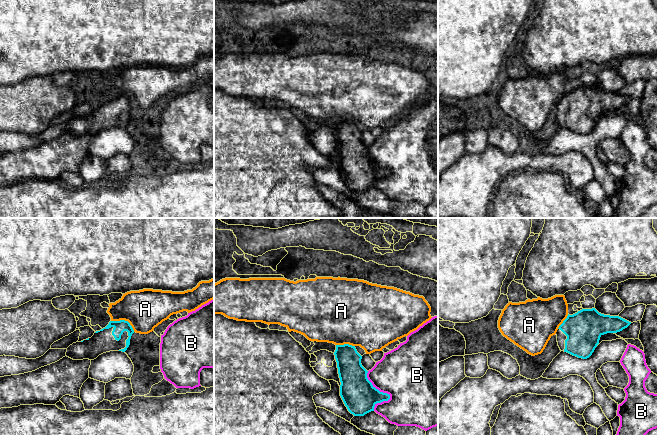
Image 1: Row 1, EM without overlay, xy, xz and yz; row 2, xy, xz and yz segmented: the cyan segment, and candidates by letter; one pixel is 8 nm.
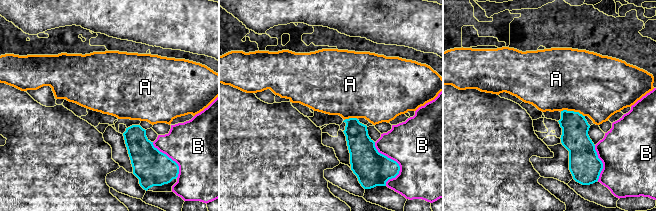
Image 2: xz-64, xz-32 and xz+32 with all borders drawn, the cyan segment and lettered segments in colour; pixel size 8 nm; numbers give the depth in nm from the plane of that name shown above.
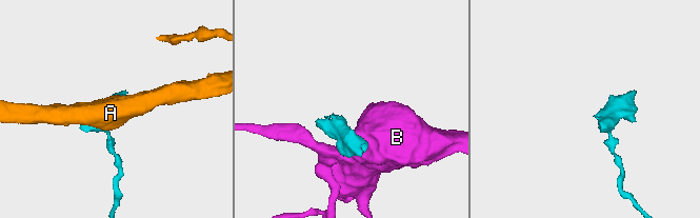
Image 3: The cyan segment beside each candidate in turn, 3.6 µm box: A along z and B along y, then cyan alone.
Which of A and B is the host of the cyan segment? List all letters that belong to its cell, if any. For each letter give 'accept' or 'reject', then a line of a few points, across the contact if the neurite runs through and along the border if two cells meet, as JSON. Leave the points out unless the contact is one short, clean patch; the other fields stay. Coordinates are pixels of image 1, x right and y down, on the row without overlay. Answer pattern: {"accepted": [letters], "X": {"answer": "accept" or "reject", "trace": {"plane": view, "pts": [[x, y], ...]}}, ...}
{"accepted": [], "A": {"answer": "reject", "trace": {"plane": "xy", "pts": [[111, 96], [126, 96], [134, 107]]}}, "B": {"answer": "reject"}}

